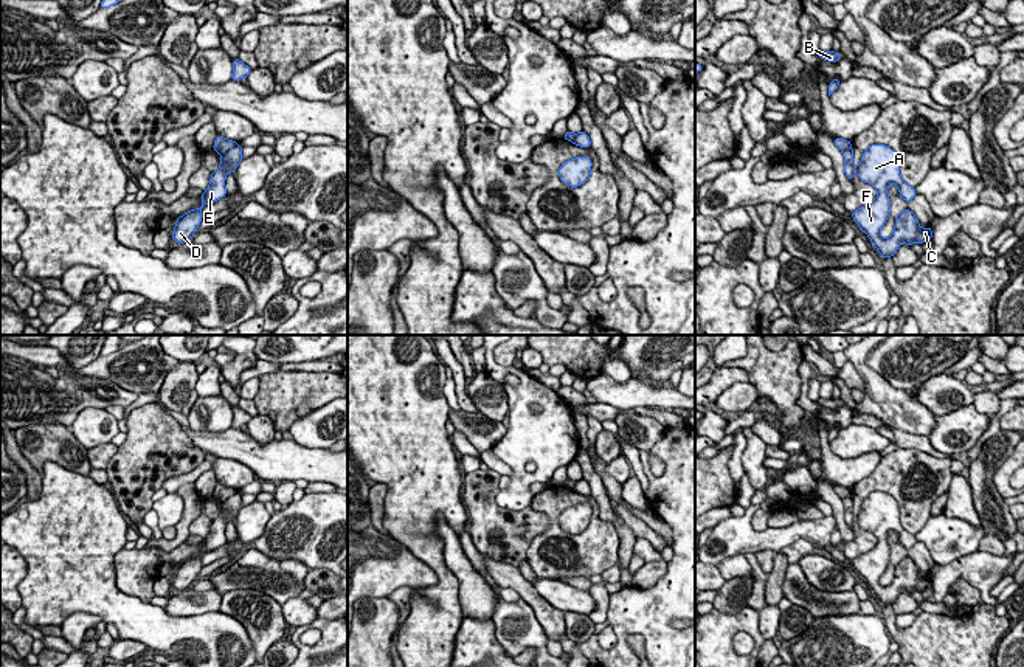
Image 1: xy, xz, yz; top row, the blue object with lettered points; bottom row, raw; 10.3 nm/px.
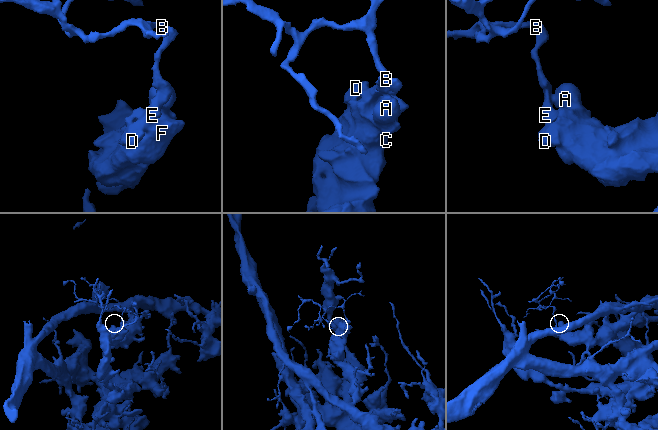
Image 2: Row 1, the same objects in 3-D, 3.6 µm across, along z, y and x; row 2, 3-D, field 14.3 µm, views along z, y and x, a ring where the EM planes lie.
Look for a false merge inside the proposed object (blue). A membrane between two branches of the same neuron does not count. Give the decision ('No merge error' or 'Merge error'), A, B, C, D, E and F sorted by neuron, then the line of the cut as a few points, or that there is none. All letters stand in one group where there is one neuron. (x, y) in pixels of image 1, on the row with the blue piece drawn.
Merge error. Groups: A C D E F / B. Split along xy (236, 143), (222, 155)

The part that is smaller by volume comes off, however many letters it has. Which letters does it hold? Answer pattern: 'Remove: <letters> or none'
Remove: B

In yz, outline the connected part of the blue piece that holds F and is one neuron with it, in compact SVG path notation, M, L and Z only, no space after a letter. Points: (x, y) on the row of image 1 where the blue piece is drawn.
M872 144L863 154L858 168L853 166L852 149L844 150L842 155L846 177L852 181L853 171L856 169L858 177L878 191L878 195L870 203L858 208L850 216L860 225L860 230L869 236L881 257L894 257L901 242L912 247L914 240L922 245L932 239L931 226L920 228L911 209L905 209L895 217L895 228L889 239L880 236L880 230L891 213L889 185L898 186L900 197L905 202L911 202L915 197L915 188L905 183L900 175L900 161L895 150L884 144Z

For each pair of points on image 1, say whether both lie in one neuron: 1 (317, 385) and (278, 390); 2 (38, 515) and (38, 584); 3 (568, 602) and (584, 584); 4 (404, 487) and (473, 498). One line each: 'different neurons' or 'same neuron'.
1: same neuron
2: same neuron
3: different neurons
4: different neurons

